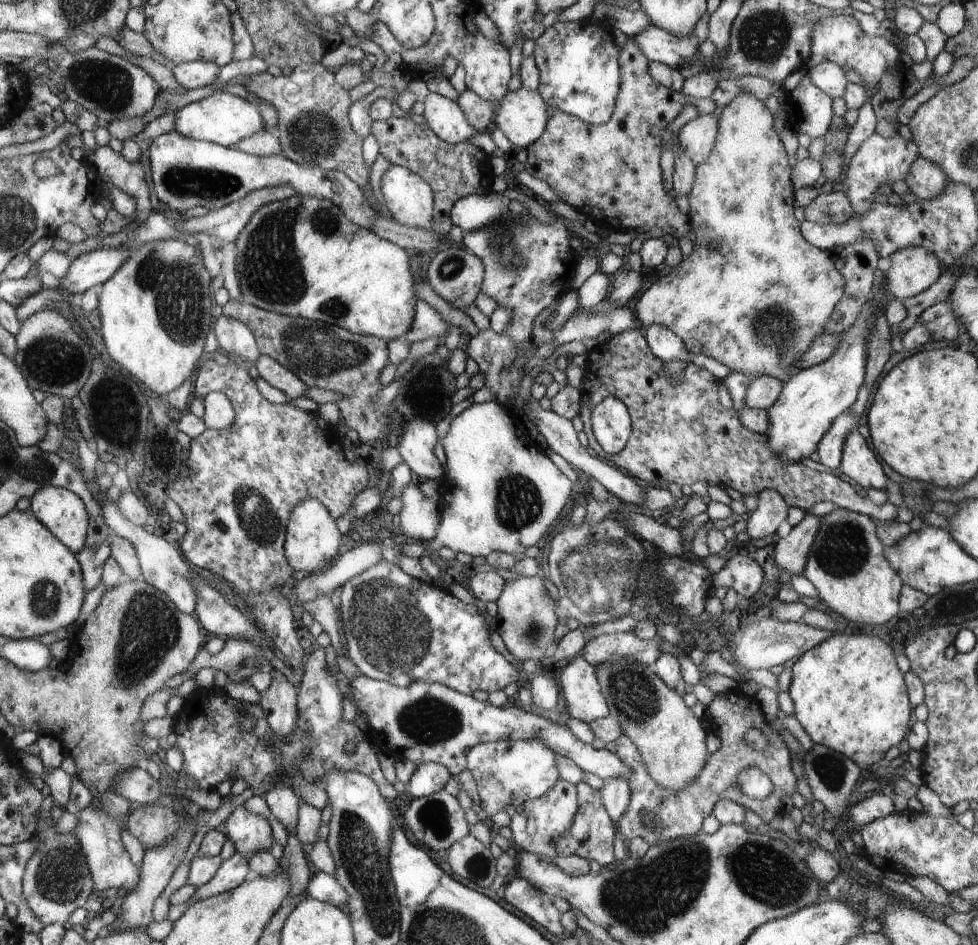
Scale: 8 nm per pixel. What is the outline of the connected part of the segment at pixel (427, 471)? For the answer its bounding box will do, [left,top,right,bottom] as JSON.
[396,418,444,480]

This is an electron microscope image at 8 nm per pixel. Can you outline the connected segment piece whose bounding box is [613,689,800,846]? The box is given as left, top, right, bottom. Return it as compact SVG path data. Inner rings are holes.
M737 689L716 693L714 700L705 708L704 718L710 729L721 738L722 745L711 754L700 776L696 776L696 780L692 780L692 784L688 784L688 788L684 788L682 792L672 792L658 786L656 781L652 780L642 754L631 737L622 734L613 741L618 758L632 772L632 778L627 781L630 787L628 810L622 812L620 822L614 822L618 835L621 835L627 844L636 838L646 840L648 846L666 843L672 839L692 838L702 832L704 818L710 816L716 803L722 799L743 805L745 809L758 814L766 823L780 820L780 816L788 812L788 796L800 792L800 776L796 776L796 768L792 768L792 748L786 746L781 737L774 732L774 728L765 720L764 712L755 697L747 696ZM750 728L758 728L766 734L766 738L770 741L768 748L754 750L746 744L746 732ZM746 768L758 768L772 780L774 790L766 800L754 800L738 788L738 776Z

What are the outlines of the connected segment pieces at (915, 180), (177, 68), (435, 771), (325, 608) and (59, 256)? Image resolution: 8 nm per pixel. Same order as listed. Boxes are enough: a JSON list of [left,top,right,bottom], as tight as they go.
[[904,156,946,200],[172,61,221,89],[406,762,450,799],[302,595,341,653],[33,247,71,289]]

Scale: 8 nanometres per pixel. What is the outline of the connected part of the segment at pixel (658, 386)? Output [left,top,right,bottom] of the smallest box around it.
[579,330,898,520]

